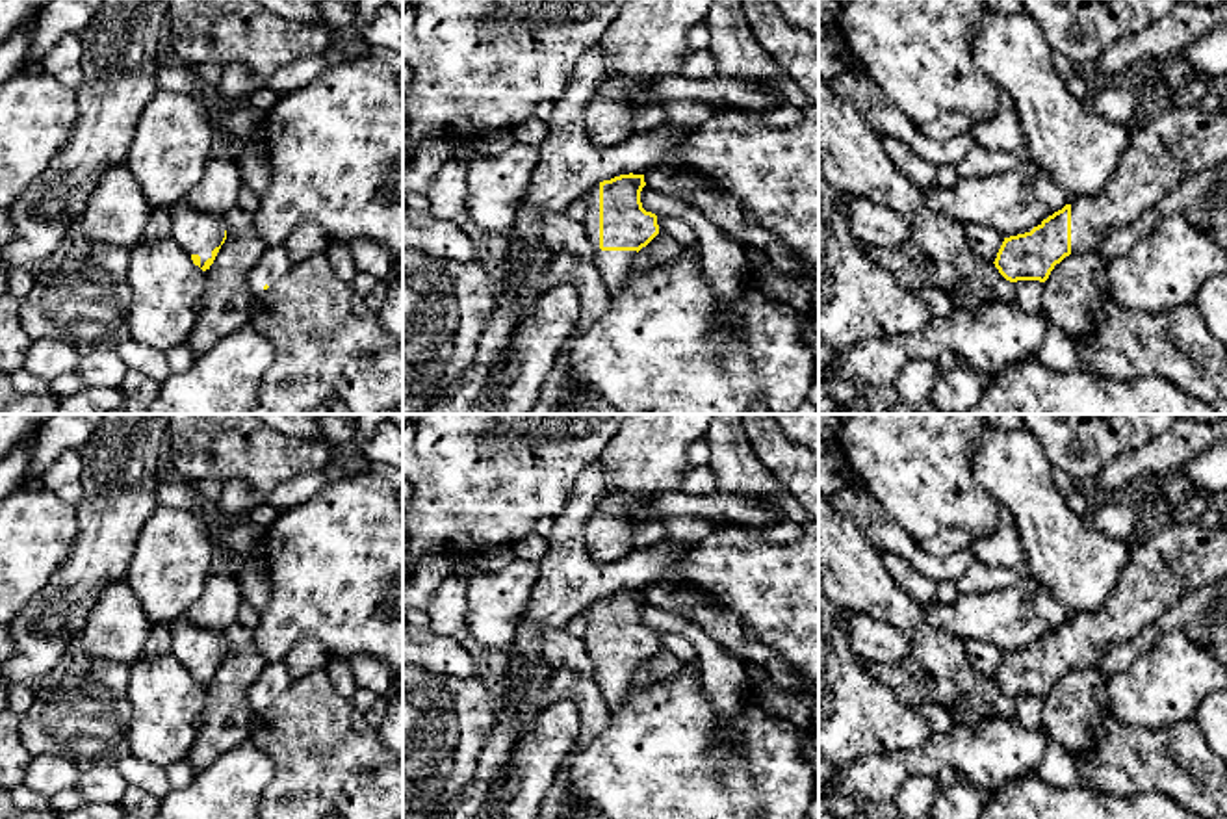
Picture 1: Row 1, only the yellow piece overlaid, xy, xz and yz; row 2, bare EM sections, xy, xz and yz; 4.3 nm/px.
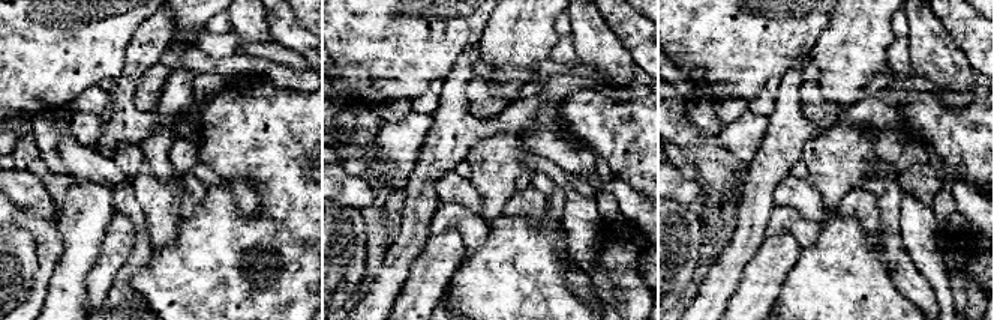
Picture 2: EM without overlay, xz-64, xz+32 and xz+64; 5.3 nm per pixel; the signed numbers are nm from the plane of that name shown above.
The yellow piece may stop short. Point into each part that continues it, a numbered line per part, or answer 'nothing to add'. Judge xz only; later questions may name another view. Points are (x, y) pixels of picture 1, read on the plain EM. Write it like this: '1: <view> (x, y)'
1: xz (615, 682)

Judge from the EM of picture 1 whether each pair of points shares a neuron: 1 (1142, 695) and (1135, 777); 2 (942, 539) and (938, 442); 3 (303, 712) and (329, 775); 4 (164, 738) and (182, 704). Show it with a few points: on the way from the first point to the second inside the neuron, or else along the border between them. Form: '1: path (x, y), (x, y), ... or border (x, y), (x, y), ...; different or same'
1: border (1107, 710), (1127, 725), (1164, 728), (1183, 723); different
2: border (973, 535), (962, 528), (942, 528), (921, 541); different
3: path (309, 727), (329, 760); same
4: path (164, 730), (166, 721), (175, 712); same

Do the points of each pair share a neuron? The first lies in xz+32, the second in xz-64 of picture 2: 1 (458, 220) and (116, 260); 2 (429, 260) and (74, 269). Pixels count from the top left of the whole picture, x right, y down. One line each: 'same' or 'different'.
1: different
2: different

